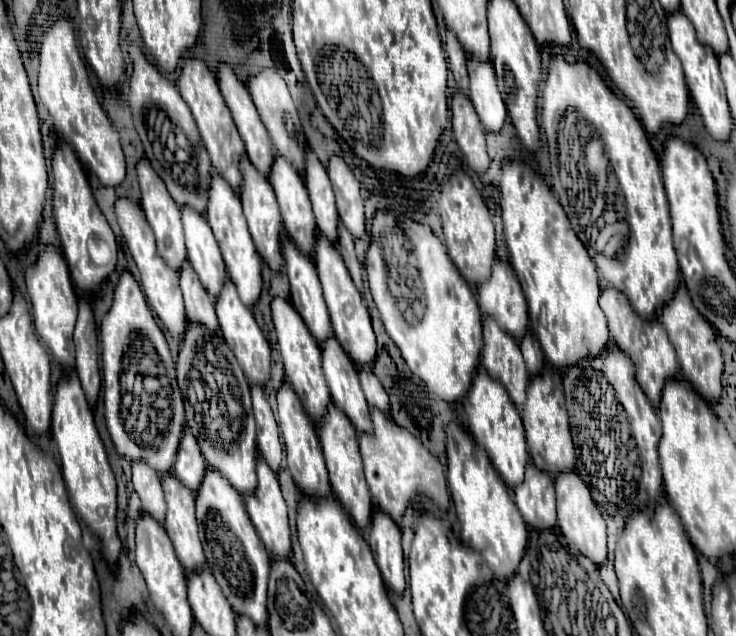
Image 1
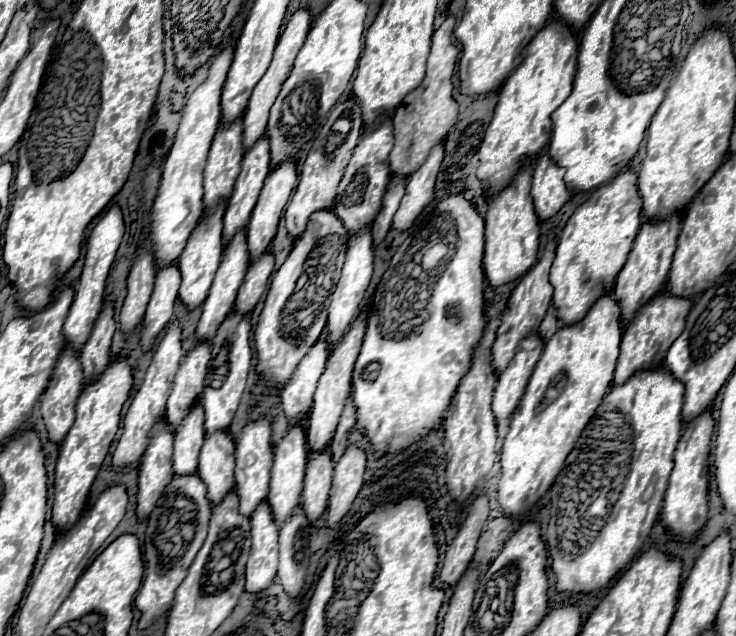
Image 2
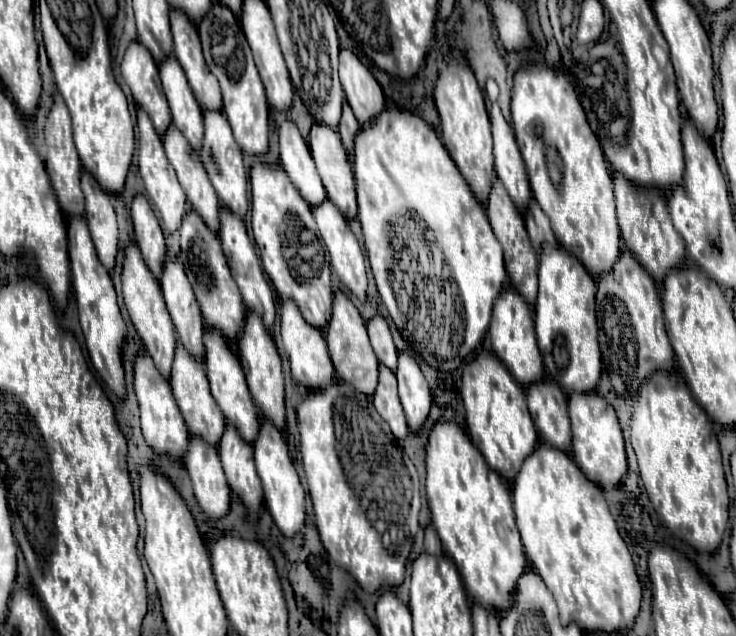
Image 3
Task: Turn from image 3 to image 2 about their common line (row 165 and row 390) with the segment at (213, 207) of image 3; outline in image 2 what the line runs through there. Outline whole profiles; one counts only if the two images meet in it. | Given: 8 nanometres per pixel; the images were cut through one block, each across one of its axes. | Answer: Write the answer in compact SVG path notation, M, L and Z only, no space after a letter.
M206 342L196 344L180 362L164 414L166 422L172 428L178 428L182 418L190 412L192 404L196 402L198 394L202 394L208 362L210 362L210 346Z

